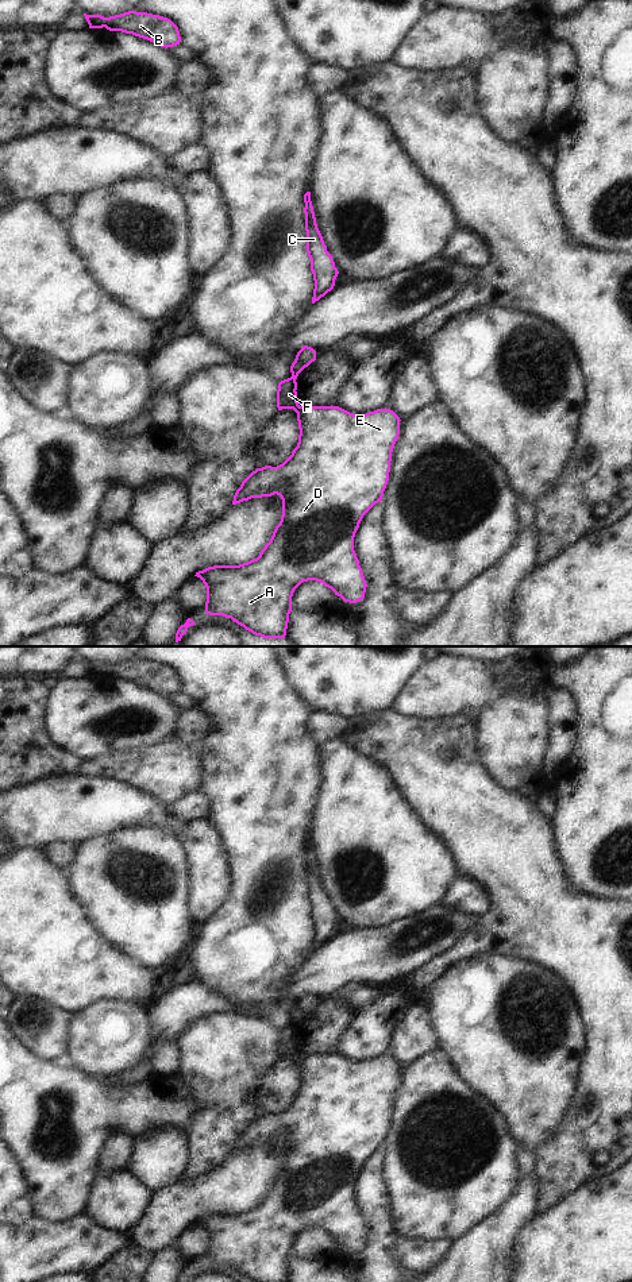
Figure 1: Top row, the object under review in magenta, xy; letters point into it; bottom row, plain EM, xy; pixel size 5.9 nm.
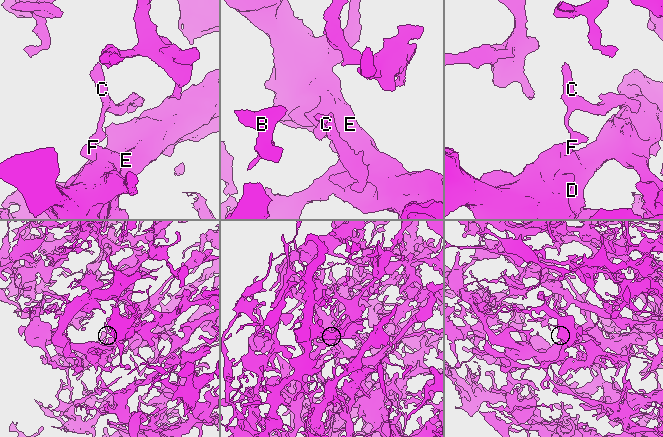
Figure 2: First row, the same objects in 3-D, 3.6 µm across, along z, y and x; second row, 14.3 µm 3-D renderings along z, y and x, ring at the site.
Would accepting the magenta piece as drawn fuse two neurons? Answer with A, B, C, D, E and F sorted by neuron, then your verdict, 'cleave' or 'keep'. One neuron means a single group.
groups A B D E F / C; cleave

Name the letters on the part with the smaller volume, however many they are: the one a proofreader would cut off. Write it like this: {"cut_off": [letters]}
{"cut_off": ["C"]}

